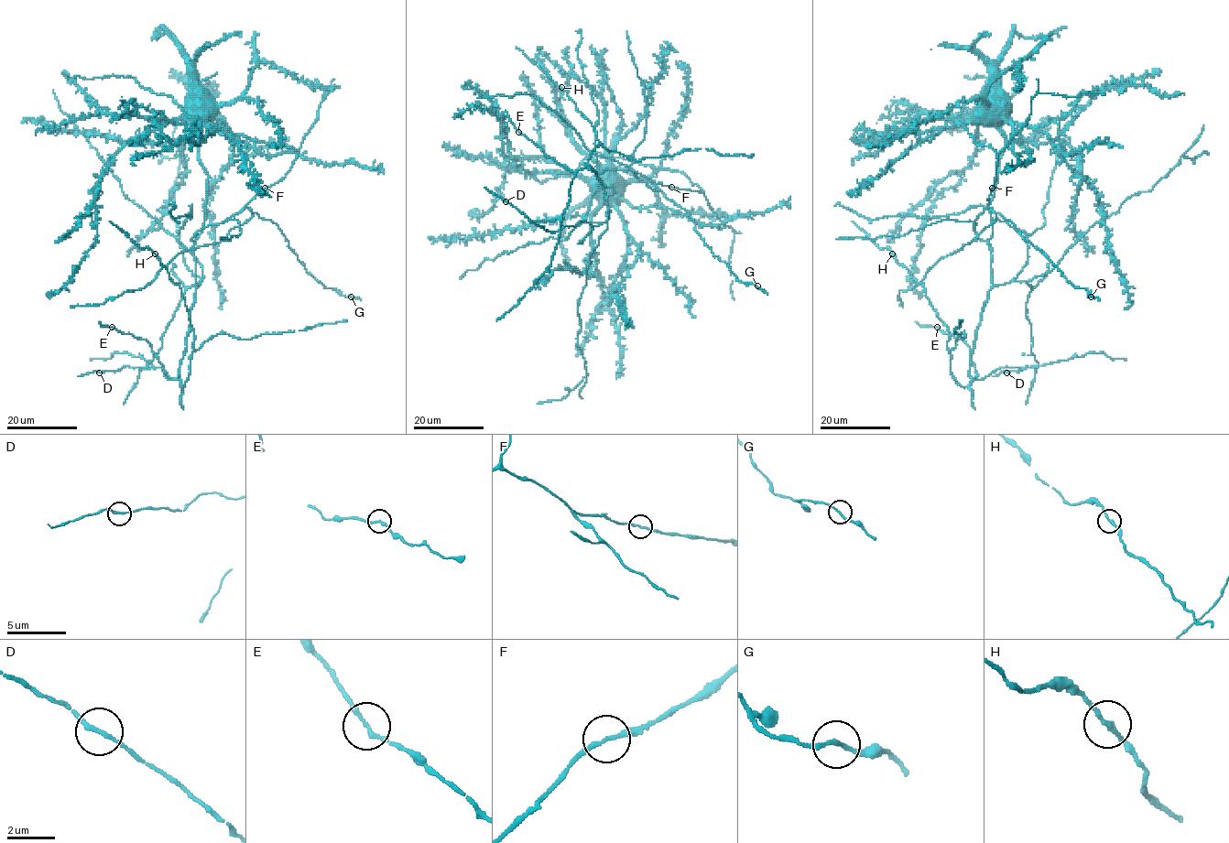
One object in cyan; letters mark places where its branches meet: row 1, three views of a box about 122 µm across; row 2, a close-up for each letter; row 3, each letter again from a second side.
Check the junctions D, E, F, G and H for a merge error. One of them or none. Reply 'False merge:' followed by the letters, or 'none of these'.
False merge: none of these

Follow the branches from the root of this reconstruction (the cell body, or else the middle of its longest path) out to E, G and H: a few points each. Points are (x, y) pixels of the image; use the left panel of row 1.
E: (202, 108), (205, 218), (193, 247), (195, 302), (179, 378), (145, 340), (112, 327)
G: (202, 108), (203, 123), (297, 152), (289, 172), (246, 206), (277, 225), (306, 270), (325, 287), (351, 297)
H: (202, 108), (207, 195), (193, 247), (181, 387), (193, 328), (181, 287), (155, 253)

